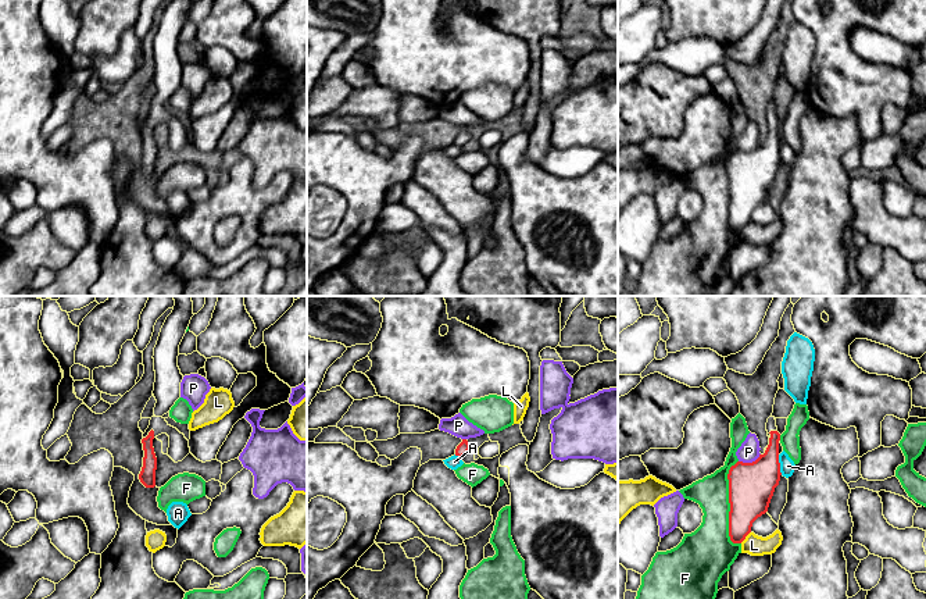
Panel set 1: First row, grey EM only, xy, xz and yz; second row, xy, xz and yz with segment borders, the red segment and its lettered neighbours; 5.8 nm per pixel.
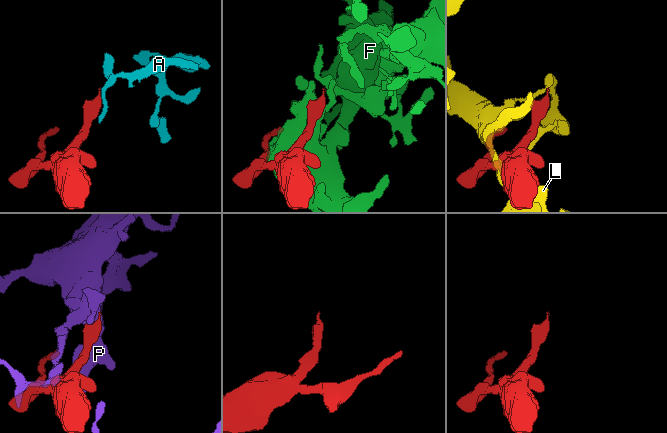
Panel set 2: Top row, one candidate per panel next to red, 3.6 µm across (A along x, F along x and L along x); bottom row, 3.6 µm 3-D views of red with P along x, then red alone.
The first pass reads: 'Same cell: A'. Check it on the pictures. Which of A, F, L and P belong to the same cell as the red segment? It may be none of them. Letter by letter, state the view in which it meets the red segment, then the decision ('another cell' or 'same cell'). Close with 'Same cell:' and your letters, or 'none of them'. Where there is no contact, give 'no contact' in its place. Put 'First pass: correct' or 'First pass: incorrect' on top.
First pass: incorrect
A: meets red in yz; another cell
F: meets red in yz; another cell
L: meets red in yz; another cell
P: meets red in yz; another cell
Same cell: none of them

